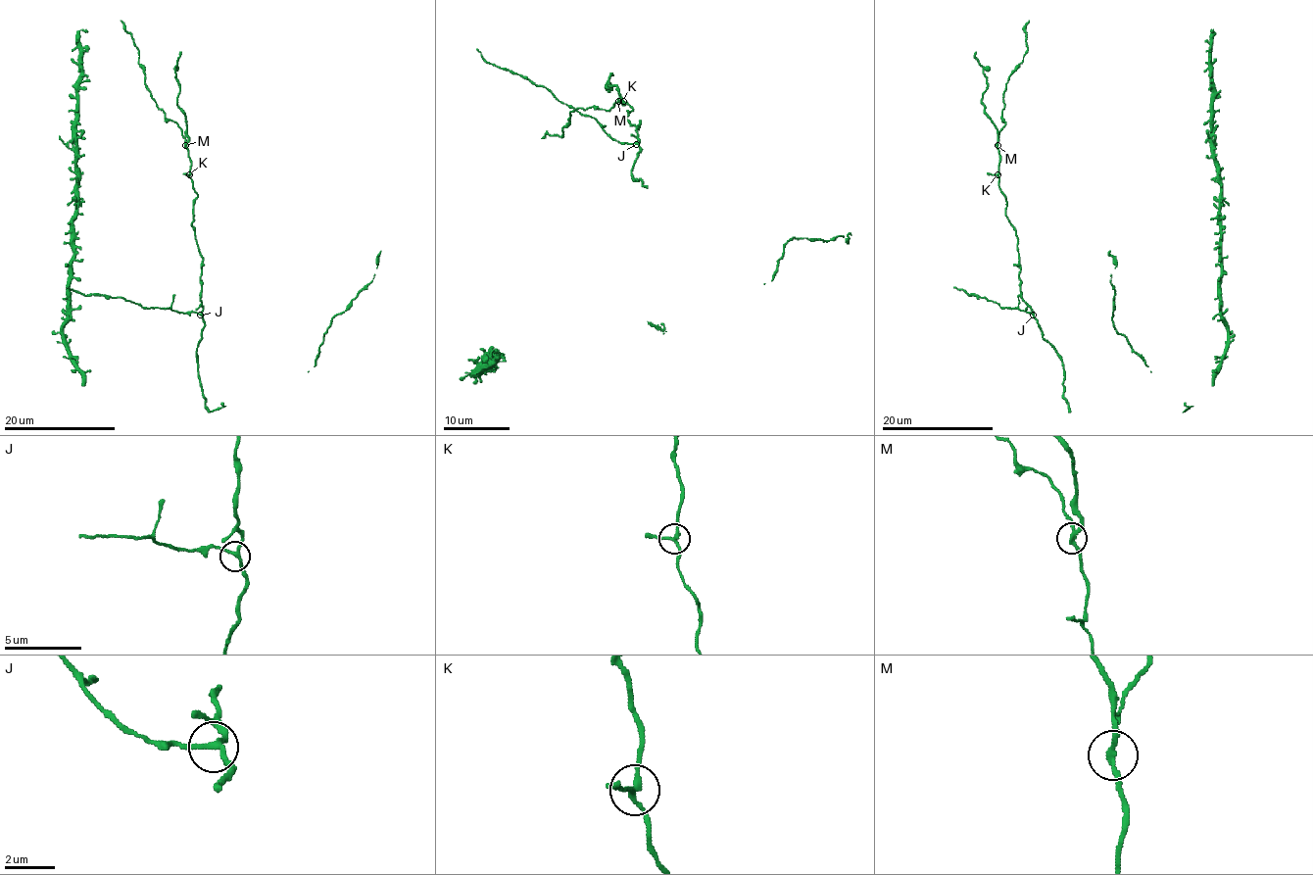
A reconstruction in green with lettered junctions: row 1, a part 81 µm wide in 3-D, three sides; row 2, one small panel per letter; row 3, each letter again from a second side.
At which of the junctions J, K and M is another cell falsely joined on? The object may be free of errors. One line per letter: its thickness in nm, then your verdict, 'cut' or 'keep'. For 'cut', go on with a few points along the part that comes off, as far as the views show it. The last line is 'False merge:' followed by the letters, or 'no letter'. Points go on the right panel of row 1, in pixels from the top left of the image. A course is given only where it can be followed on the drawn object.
J: 200 nm thick; keep
K: 180 nm thick; keep
M: 170 nm thick; cut; foreign part runs (996, 145), (999, 131), (1005, 124), (1002, 96), (1008, 76), (1022, 62), (1028, 49), (1025, 24), (1029, 20)
False merge: M

